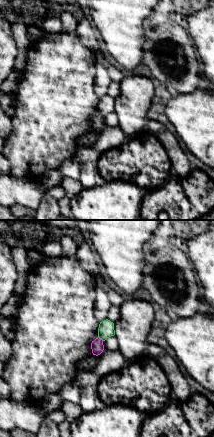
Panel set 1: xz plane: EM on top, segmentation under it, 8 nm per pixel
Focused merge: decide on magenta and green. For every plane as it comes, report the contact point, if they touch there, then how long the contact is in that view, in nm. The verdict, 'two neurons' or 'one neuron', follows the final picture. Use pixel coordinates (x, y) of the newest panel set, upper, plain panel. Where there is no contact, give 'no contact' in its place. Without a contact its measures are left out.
(101, 115) | 60 nm

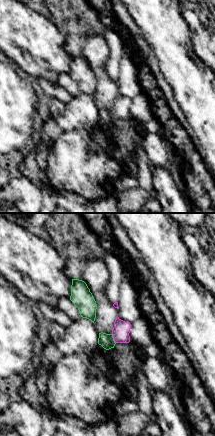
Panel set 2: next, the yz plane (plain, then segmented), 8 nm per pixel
(114, 115) | 90 nm

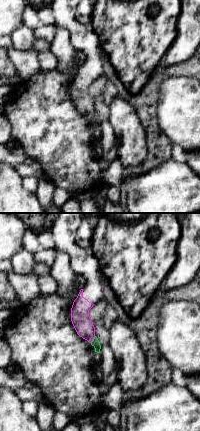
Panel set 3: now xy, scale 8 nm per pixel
(93, 114) | 70 nm

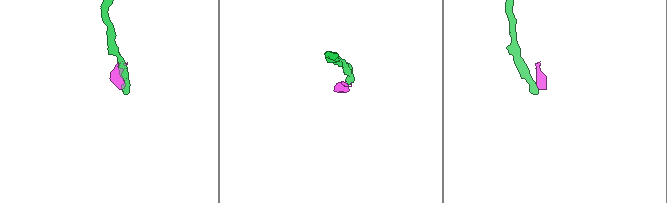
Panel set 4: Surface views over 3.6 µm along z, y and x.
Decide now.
two neurons

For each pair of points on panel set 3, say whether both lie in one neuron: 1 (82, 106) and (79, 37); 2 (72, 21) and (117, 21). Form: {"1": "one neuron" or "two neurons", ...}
{"1": "one neuron", "2": "two neurons"}

